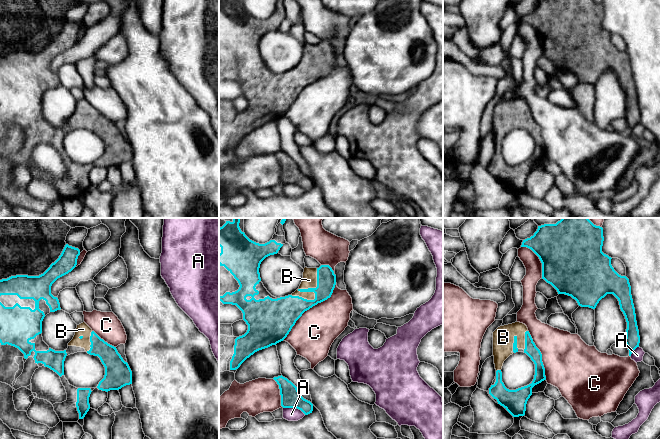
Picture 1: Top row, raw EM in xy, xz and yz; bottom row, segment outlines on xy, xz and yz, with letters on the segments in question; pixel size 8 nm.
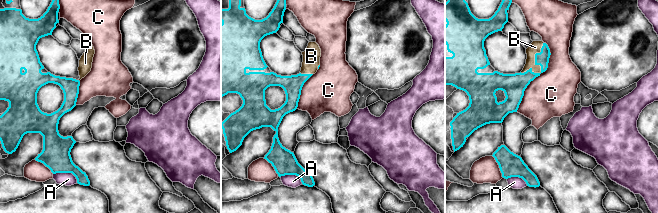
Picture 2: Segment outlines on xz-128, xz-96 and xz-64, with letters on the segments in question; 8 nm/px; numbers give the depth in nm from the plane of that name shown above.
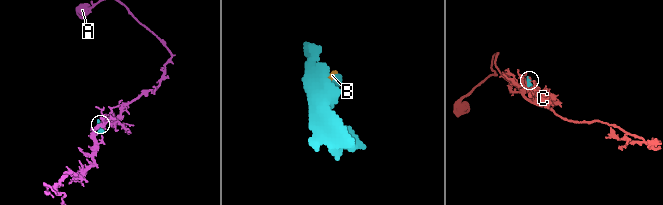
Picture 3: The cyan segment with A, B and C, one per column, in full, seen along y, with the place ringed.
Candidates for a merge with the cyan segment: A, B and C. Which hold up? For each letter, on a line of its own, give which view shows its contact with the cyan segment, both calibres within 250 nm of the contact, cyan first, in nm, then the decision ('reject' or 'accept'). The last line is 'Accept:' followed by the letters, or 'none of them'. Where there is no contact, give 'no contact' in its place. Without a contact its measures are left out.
A: meets cyan in xz; 160 nm thick on the cyan side, 110 nm on the other; reject
B: meets cyan in xz; 260 nm thick on the cyan side, 120 nm on the other; accept
C: meets cyan in xz; 280 nm thick on the cyan side, 340 nm on the other; reject
Accept: B

